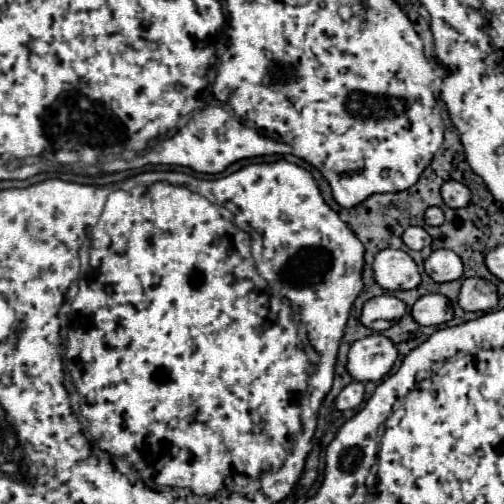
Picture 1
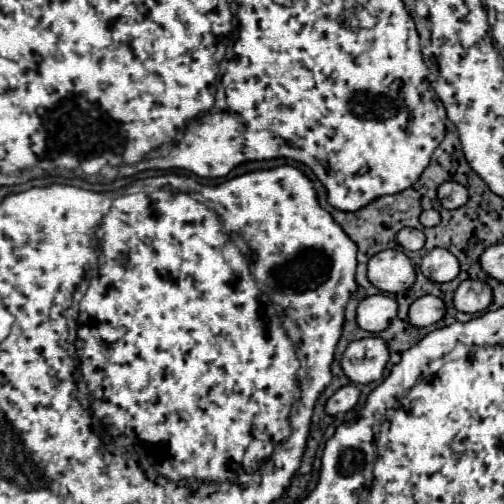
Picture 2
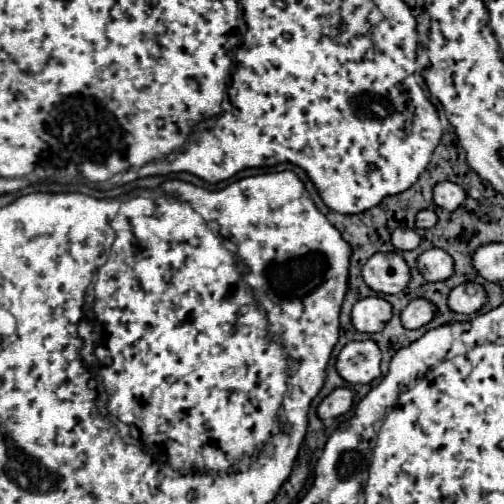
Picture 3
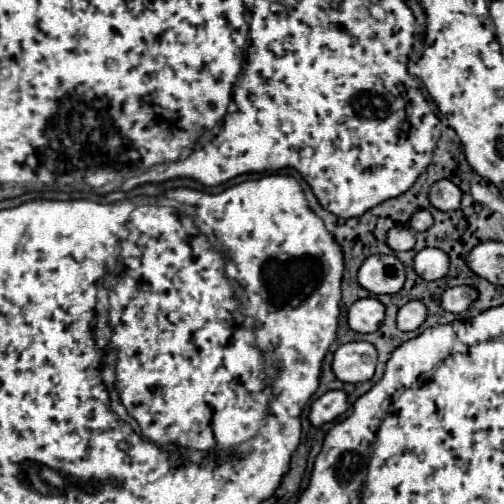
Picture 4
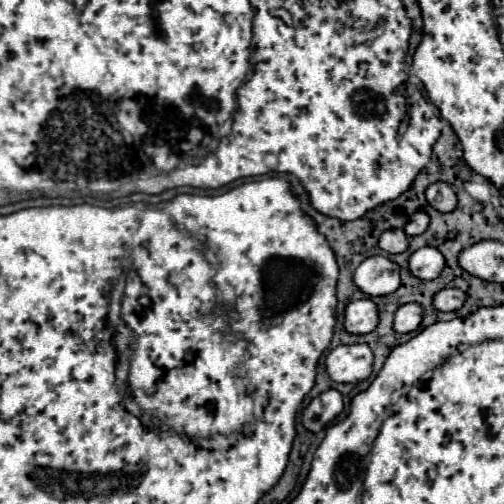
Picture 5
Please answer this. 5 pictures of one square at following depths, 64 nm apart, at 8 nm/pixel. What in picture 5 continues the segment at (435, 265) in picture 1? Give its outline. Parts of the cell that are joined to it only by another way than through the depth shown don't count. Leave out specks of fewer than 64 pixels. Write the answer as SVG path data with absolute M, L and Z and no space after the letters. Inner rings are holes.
M418 248L414 254L410 254L408 258L408 270L412 276L420 278L420 280L434 280L436 276L440 276L444 268L444 258L436 248Z

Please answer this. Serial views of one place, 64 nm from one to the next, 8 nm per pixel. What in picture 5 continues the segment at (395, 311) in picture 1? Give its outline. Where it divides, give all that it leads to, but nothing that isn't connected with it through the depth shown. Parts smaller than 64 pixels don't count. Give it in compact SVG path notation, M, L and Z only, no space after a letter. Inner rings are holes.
M370 298L354 300L344 310L344 330L348 334L368 334L378 324L378 308Z

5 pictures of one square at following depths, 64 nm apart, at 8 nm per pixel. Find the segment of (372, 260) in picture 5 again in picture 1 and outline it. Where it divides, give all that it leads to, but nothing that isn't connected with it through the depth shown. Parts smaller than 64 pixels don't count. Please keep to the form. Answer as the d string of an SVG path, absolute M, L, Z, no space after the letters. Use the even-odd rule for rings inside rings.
M386 248L372 262L374 280L384 290L410 290L420 284L420 272L414 260L404 250Z

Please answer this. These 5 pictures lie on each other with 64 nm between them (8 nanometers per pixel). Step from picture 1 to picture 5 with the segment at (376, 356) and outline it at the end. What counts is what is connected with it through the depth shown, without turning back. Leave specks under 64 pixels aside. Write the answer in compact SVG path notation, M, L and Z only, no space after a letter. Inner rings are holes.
M366 344L338 346L326 356L326 372L334 382L360 382L372 372L372 350Z

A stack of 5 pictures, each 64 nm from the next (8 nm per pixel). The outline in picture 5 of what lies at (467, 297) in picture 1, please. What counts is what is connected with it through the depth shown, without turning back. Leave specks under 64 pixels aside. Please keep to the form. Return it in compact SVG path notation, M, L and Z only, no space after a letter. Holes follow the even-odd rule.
M440 290L436 296L434 296L434 308L440 310L440 312L452 312L452 310L458 310L464 302L466 294L462 290Z

